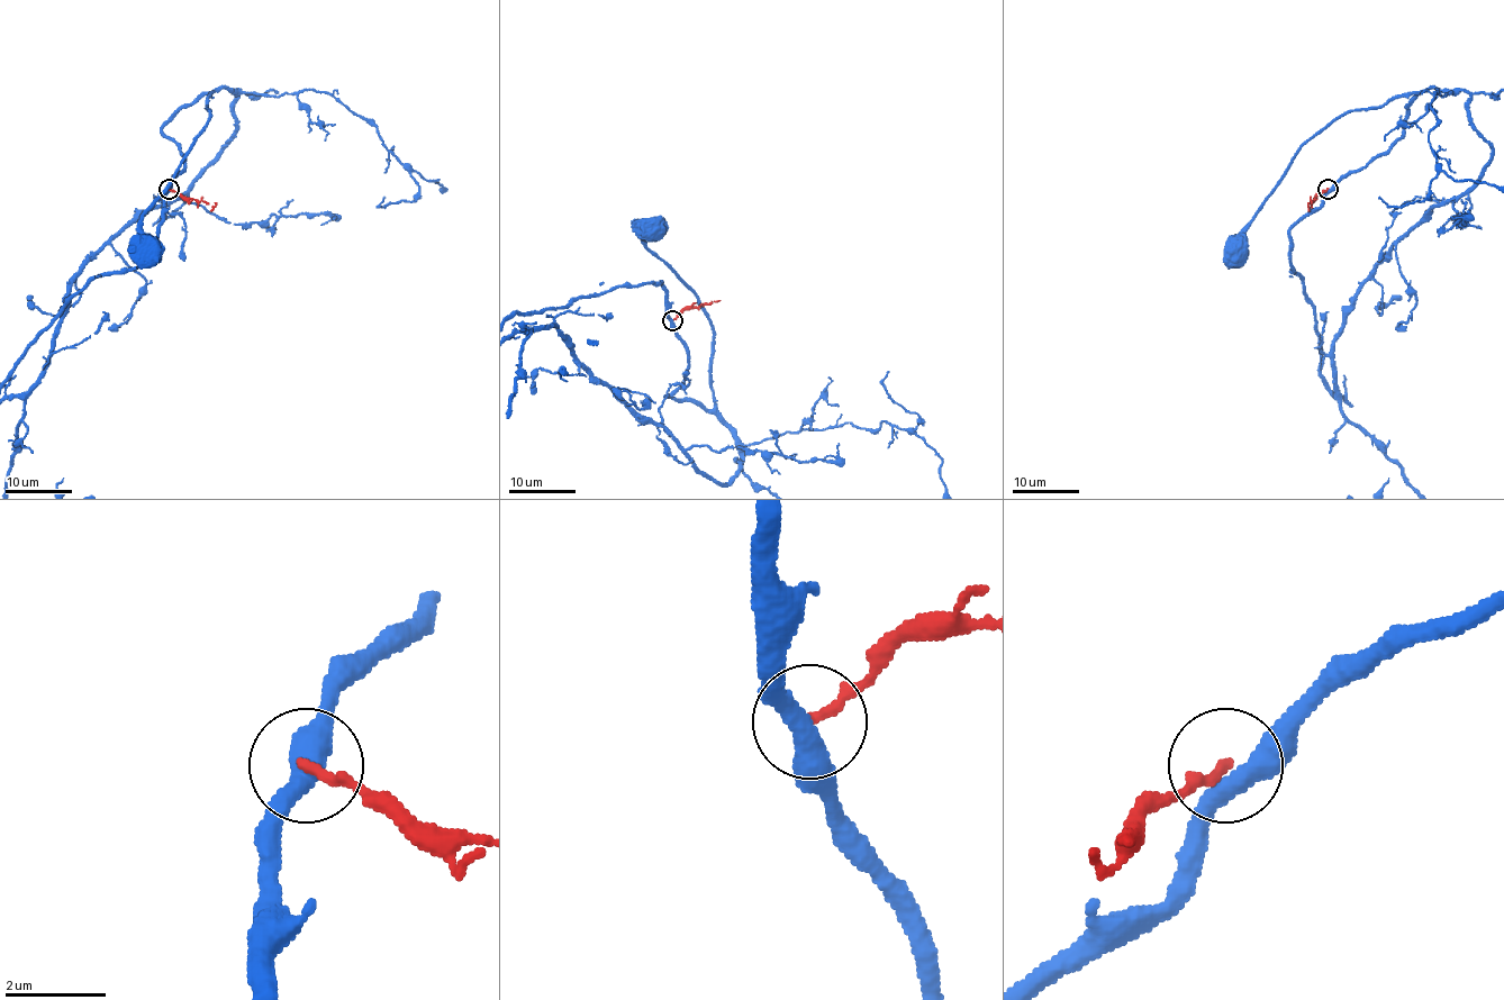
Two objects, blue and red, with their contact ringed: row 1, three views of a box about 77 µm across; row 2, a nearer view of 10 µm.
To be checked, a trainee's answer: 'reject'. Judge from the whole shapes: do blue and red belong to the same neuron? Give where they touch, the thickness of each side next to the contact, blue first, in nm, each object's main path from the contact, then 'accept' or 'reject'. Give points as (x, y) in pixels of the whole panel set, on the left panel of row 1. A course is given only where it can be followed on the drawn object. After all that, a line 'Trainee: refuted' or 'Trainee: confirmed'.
at (169, 189); 420 nm thick on the blue side, 200 nm on the other; blue runs (168, 189), (184, 160), (161, 129), (180, 109), (210, 92), (210, 119), (143, 216), (146, 250); red runs (168, 189), (205, 201), (214, 208), (210, 211); reject
Trainee: confirmed

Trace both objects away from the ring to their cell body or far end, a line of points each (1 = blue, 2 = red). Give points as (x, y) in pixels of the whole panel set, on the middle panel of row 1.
1: (671, 320), (688, 367), (685, 379), (664, 396), (714, 407), (714, 326), (691, 292), (646, 247), (650, 230)
2: (671, 320), (685, 309), (714, 300)

